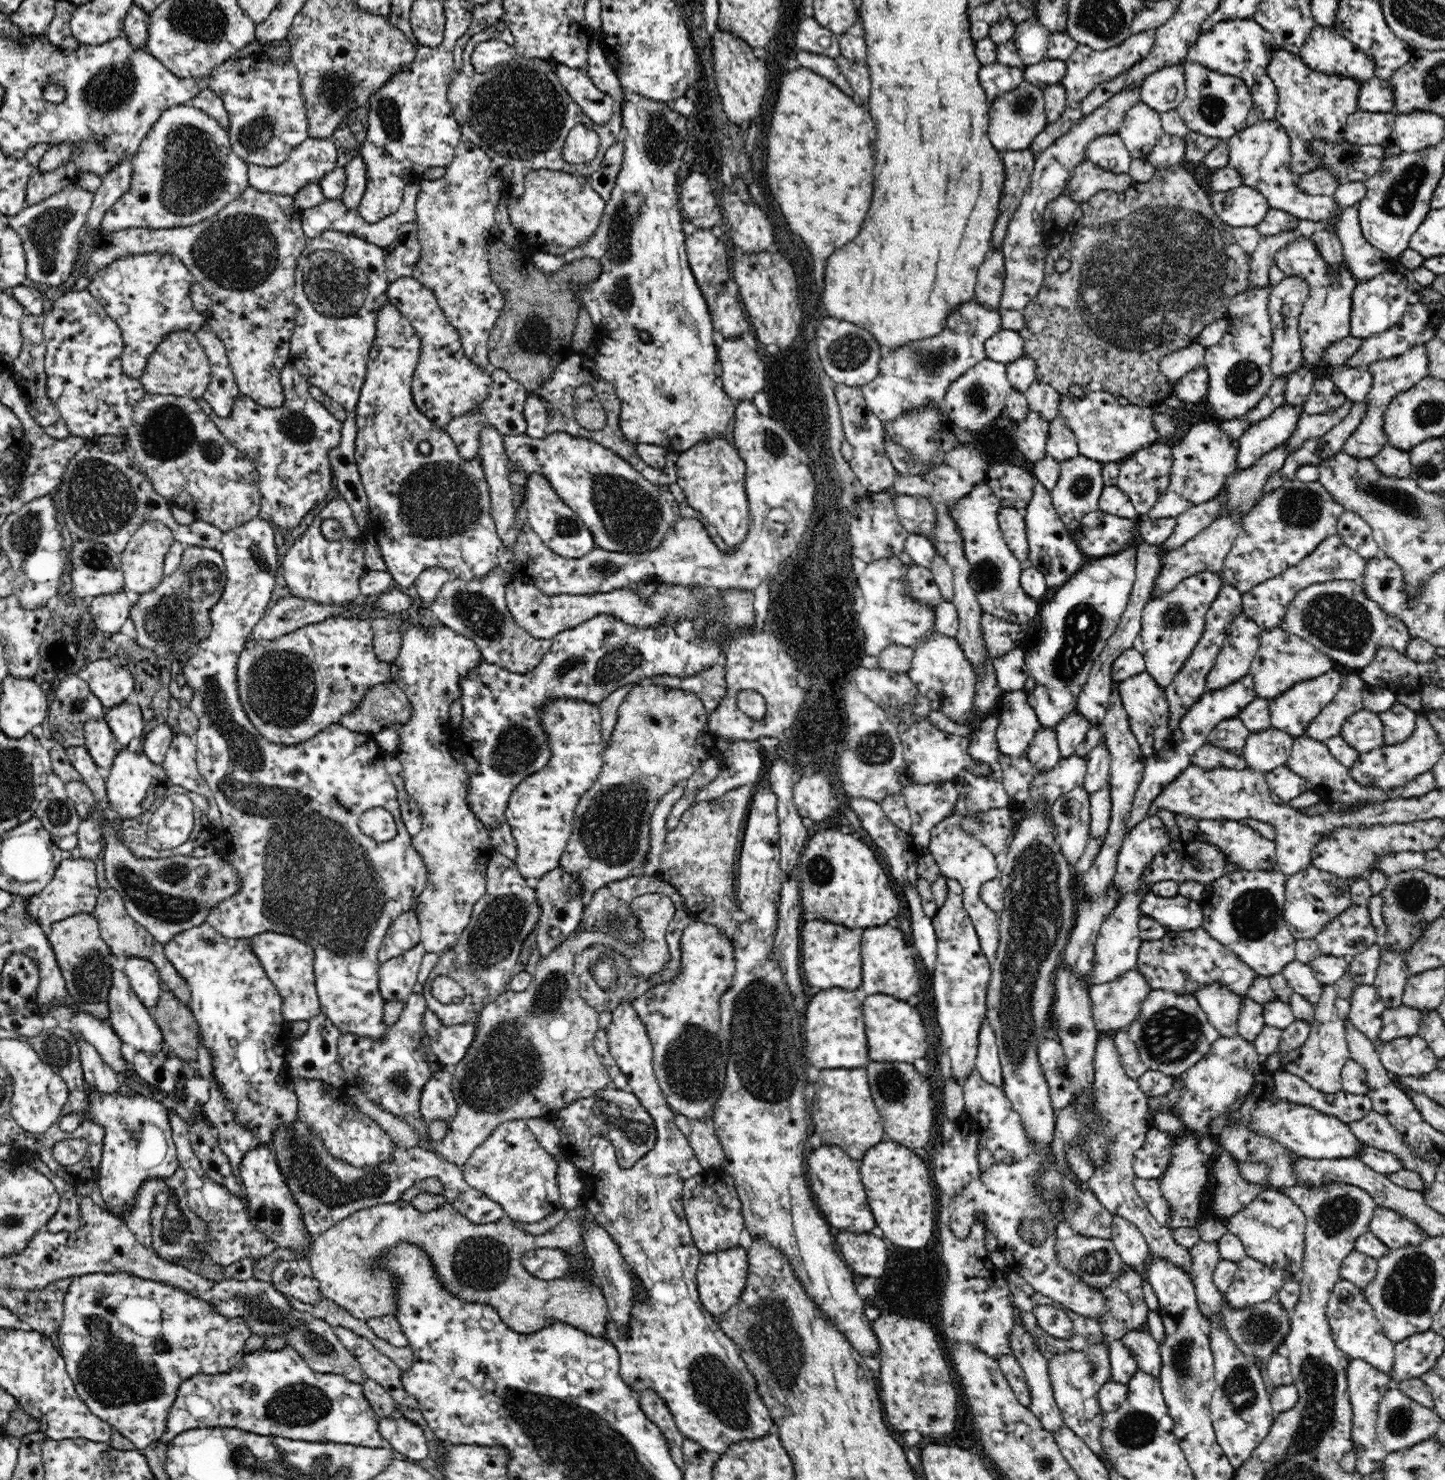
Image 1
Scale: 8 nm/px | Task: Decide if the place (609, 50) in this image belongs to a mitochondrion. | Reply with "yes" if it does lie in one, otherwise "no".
no

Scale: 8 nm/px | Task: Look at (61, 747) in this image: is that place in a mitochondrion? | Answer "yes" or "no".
no

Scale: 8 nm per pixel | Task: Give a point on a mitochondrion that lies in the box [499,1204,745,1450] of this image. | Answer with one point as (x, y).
(528, 1407)

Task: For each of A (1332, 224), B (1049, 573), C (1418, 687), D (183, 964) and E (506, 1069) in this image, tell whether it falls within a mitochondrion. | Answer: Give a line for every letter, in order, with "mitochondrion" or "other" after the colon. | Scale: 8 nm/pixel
A: other
B: other
C: other
D: other
E: mitochondrion

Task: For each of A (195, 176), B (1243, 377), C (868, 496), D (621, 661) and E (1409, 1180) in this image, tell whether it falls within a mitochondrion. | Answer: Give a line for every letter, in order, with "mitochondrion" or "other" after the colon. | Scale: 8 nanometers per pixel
A: mitochondrion
B: mitochondrion
C: other
D: mitochondrion
E: other

